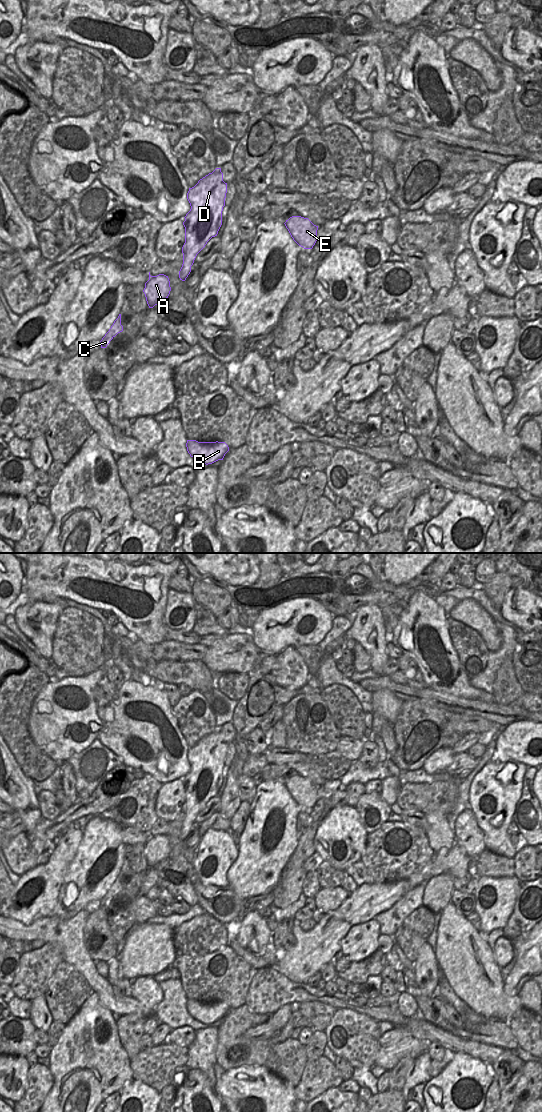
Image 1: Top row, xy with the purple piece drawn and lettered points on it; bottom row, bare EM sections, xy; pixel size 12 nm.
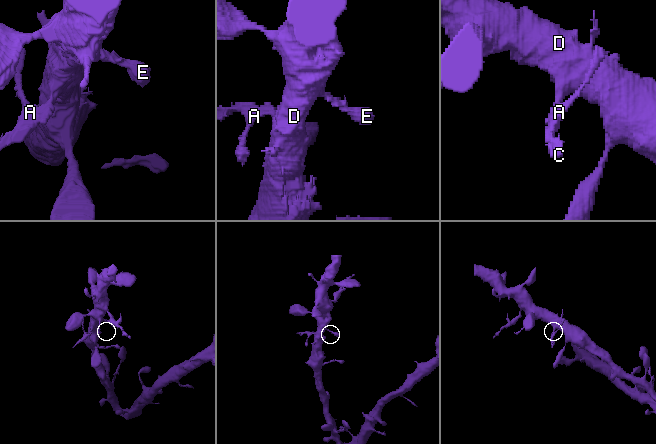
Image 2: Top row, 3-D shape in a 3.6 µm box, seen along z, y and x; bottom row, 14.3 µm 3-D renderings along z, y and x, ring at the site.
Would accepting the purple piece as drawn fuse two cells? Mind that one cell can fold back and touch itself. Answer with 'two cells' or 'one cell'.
one cell

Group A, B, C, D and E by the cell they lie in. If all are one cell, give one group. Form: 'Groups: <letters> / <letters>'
Groups: A B C D E

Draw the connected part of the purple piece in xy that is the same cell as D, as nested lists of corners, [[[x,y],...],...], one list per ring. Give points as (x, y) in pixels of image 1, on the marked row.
[[[216,168],[198,183],[189,188],[187,199],[191,209],[186,214],[185,243],[182,247],[183,264],[179,278],[185,281],[197,254],[207,242],[217,236],[222,225],[222,211],[225,206],[227,183],[223,181],[221,168]]]

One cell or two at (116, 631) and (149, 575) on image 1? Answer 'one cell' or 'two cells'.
two cells

